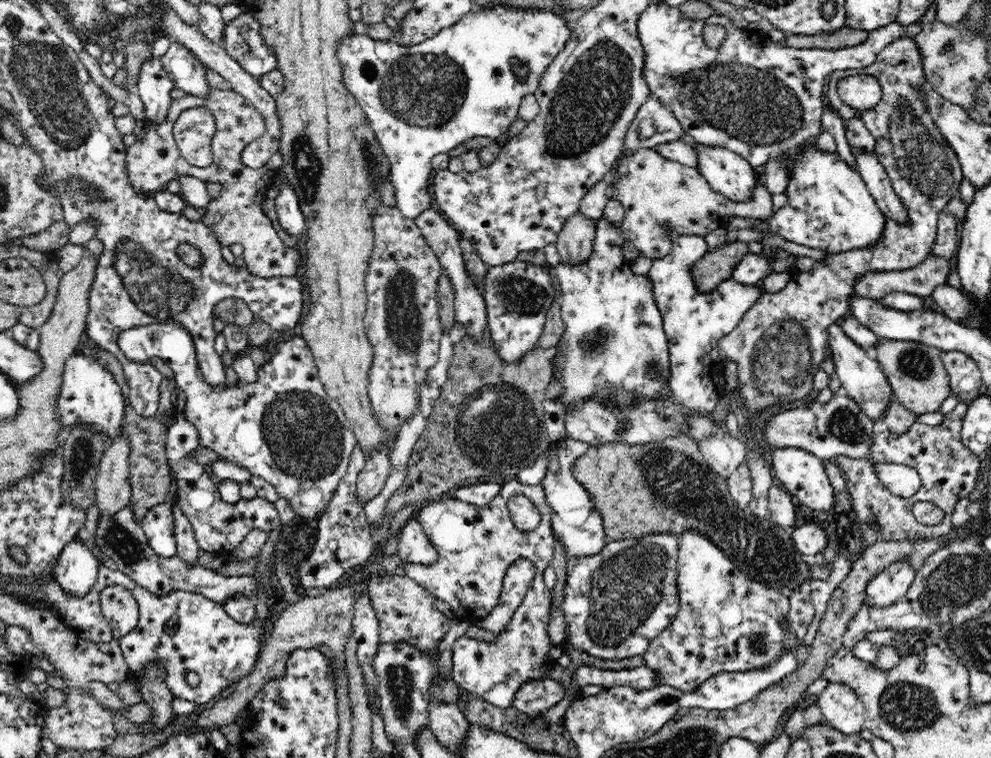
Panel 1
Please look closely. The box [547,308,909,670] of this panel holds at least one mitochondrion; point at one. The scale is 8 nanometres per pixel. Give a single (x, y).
(679, 482)

